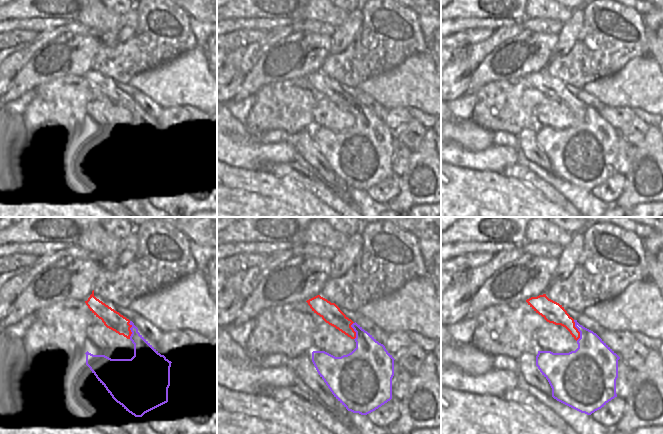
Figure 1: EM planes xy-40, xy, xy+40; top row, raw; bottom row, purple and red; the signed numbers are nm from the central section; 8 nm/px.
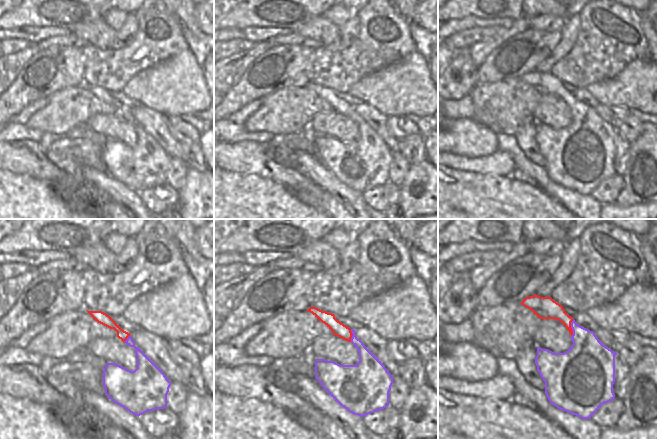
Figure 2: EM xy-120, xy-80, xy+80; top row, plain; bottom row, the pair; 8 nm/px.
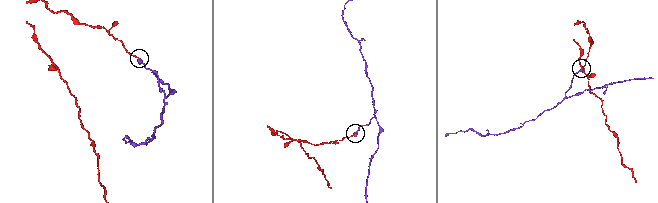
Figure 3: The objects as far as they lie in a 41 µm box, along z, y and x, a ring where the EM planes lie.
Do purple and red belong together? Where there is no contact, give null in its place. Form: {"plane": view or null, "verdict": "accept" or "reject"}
{"plane": "xy+40", "verdict": "reject"}

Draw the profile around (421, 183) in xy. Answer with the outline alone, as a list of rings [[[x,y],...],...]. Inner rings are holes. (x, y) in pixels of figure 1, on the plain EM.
[[[426,129],[420,146],[410,153],[406,172],[400,177],[400,192],[386,204],[395,213],[407,213],[417,205],[441,203],[441,160],[436,152],[437,134]]]

